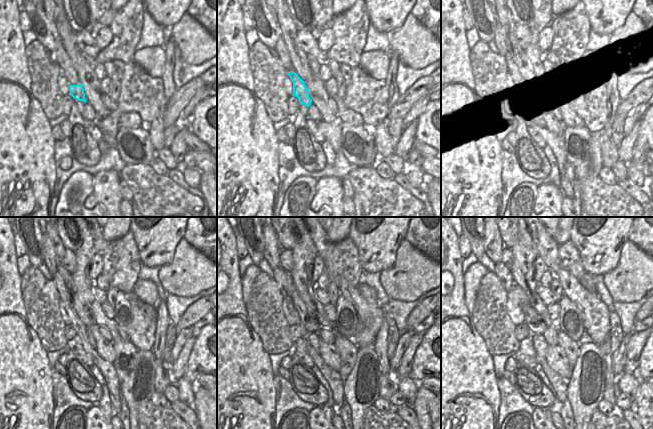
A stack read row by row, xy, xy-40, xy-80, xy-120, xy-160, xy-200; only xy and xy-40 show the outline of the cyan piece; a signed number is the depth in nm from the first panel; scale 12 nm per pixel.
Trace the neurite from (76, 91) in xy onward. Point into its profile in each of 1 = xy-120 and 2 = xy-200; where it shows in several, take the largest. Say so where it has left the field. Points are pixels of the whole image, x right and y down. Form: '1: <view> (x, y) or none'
1: xy-120 (107, 369)
2: xy-200 (560, 385)

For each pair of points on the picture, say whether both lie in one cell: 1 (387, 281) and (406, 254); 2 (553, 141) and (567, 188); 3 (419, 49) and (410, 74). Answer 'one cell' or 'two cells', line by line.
1: one cell
2: one cell
3: two cells

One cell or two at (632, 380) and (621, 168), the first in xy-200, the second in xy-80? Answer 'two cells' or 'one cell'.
two cells

